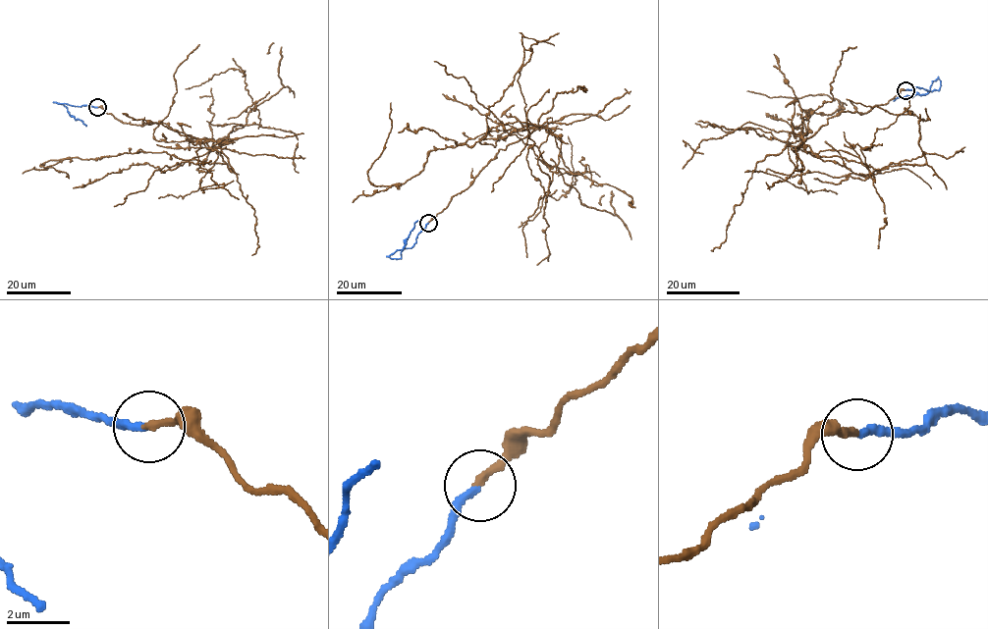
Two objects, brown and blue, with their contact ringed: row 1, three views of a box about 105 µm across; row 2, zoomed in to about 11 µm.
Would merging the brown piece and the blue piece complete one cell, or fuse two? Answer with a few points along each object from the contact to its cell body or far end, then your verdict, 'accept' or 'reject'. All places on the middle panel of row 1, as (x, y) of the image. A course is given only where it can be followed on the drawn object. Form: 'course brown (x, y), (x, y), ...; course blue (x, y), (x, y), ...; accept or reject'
course brown (428, 222), (501, 149), (546, 122), (553, 133), (501, 124), (377, 185), (390, 102); course blue (428, 222), (411, 247), (397, 250), (390, 258), (401, 257), (405, 241), (418, 220); reject

